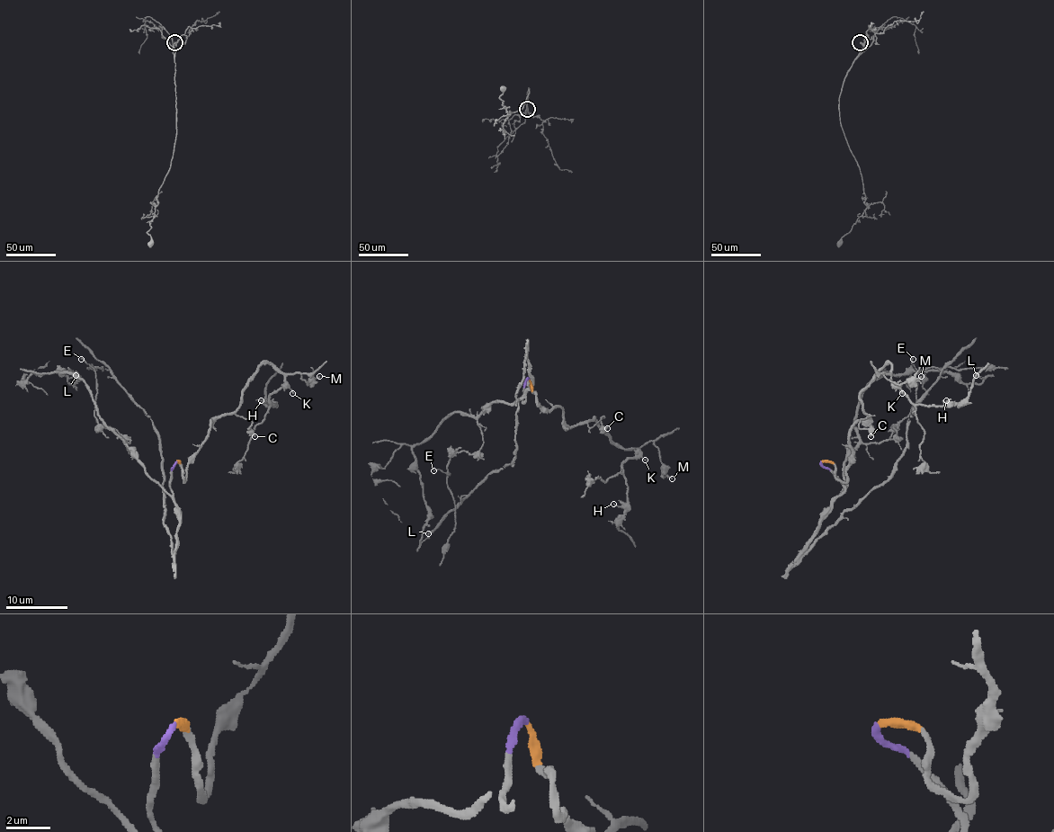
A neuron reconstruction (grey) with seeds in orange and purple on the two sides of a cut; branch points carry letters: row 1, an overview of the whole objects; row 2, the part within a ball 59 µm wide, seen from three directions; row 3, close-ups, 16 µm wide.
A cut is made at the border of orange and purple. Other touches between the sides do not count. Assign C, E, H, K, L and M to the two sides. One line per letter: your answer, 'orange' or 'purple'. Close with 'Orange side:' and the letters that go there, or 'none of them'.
C: orange
E: purple
H: orange
K: orange
L: purple
M: orange
Orange side: C, H, K, M

